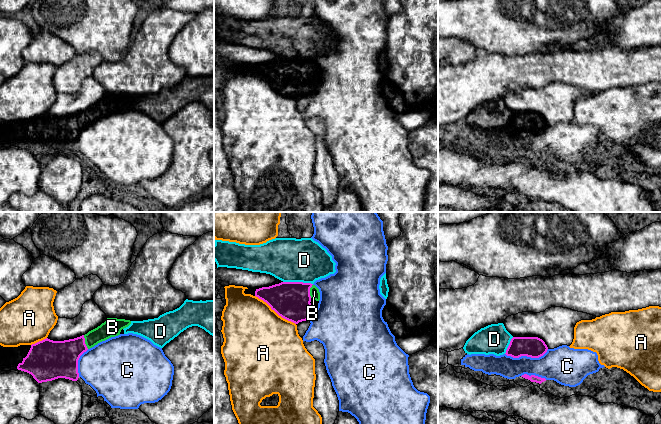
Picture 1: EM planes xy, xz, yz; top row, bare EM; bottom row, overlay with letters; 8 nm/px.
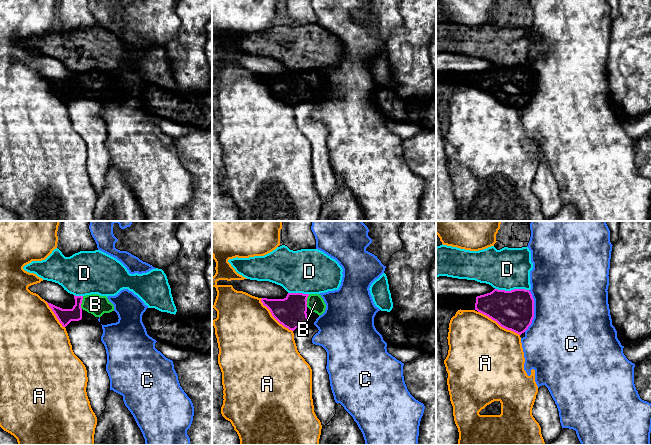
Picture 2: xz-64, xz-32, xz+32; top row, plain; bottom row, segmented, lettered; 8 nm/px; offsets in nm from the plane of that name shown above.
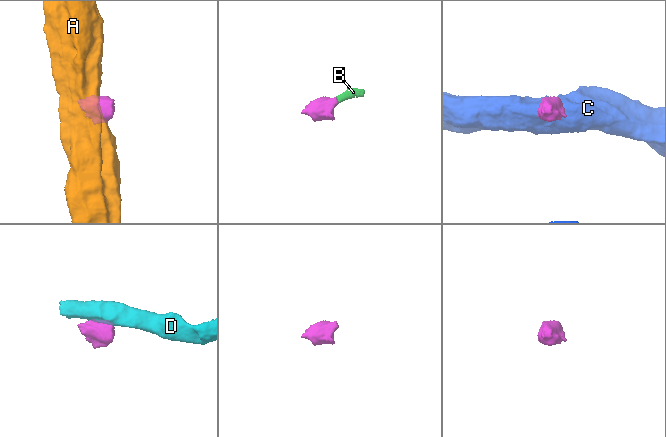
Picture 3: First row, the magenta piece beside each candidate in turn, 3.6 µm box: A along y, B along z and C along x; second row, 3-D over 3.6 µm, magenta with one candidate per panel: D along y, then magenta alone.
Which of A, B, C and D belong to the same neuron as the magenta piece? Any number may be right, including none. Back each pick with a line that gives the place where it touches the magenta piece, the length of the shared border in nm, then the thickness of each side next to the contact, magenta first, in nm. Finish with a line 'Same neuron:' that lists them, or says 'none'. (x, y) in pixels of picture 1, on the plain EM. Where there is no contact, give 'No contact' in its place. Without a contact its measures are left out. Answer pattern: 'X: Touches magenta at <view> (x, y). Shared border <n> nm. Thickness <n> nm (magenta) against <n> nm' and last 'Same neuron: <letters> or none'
B: Touches magenta at xy (84, 118). Shared border 120 nm. Thickness 300 nm (magenta) against 150 nm
Same neuron: B

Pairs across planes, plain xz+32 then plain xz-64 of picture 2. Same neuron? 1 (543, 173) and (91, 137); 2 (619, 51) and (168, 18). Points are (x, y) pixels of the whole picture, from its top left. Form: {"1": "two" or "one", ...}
{"1": "one", "2": "two"}

